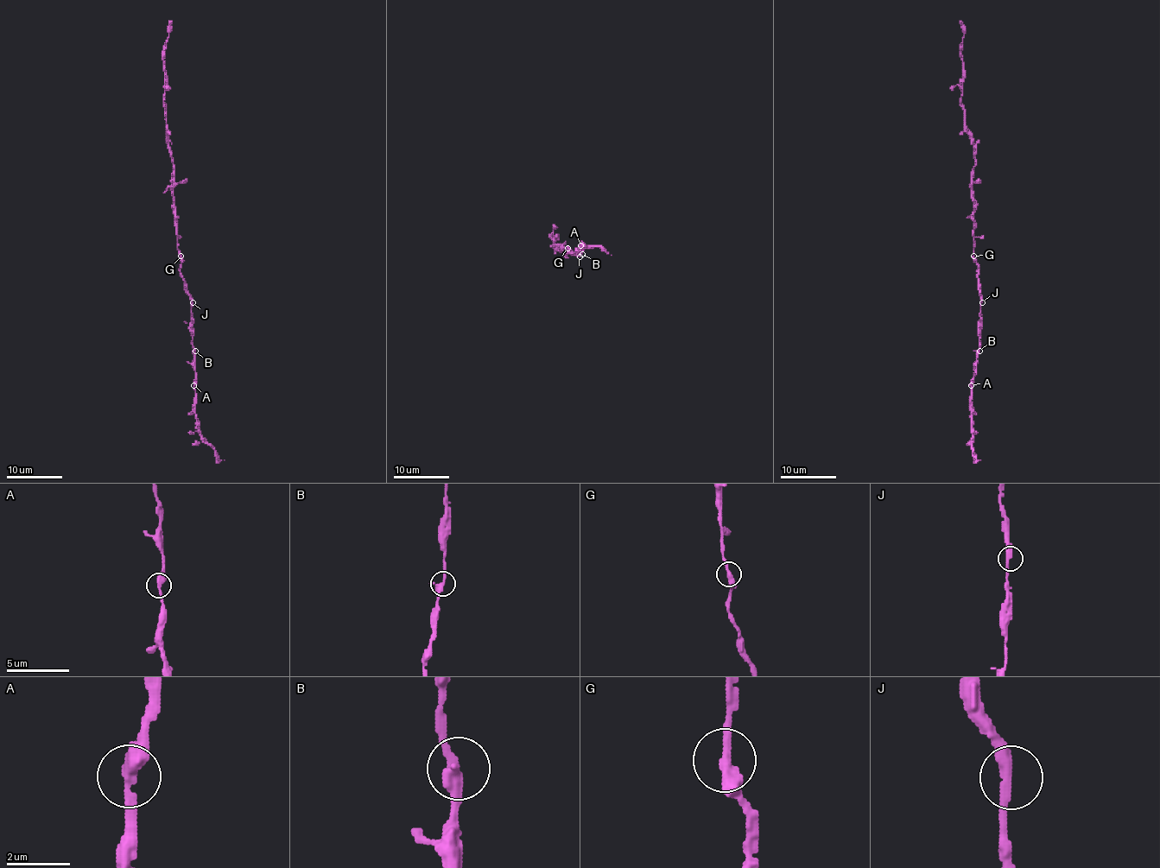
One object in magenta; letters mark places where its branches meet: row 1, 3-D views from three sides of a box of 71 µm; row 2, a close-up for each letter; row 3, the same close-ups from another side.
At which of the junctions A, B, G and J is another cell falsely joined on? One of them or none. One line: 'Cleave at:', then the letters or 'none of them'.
Cleave at: none of them

